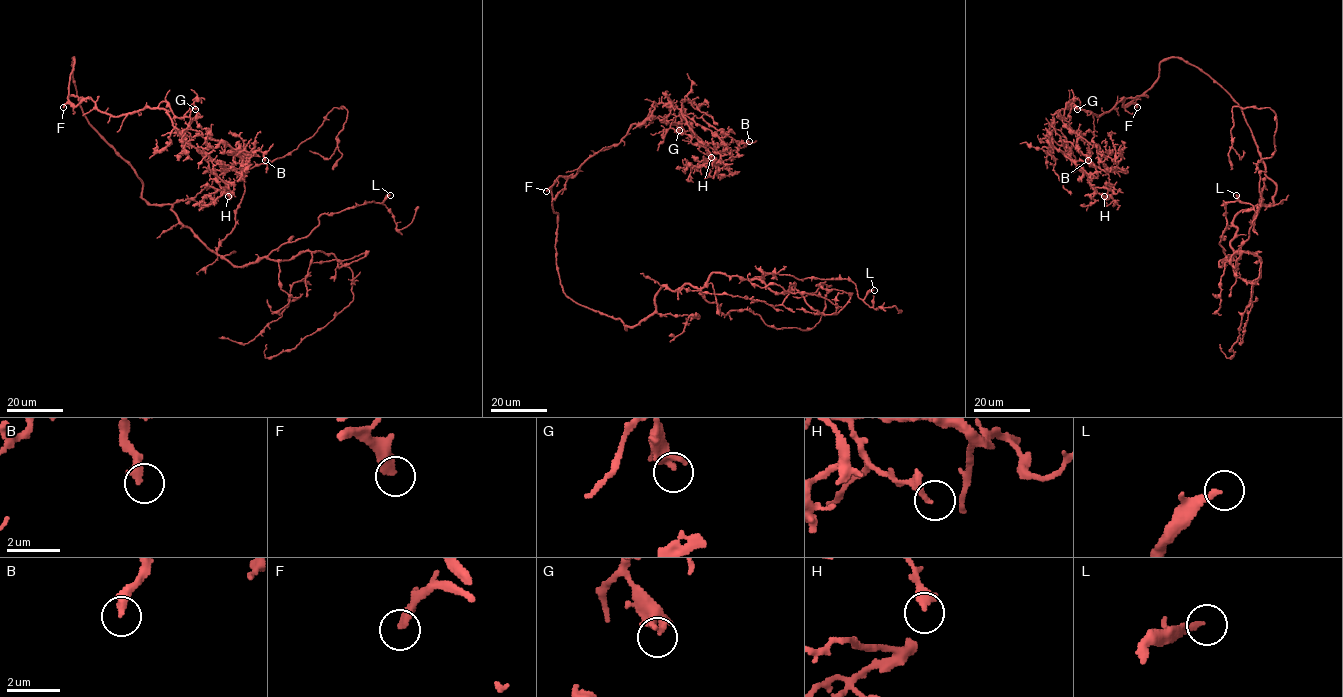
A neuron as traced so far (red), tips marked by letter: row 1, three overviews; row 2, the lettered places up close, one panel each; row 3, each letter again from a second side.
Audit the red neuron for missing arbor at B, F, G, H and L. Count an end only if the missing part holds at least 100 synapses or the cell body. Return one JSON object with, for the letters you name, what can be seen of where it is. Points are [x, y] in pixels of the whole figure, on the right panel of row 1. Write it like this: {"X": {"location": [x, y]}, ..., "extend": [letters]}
{"F": {"location": [1137, 107]}, "extend": ["F"]}

